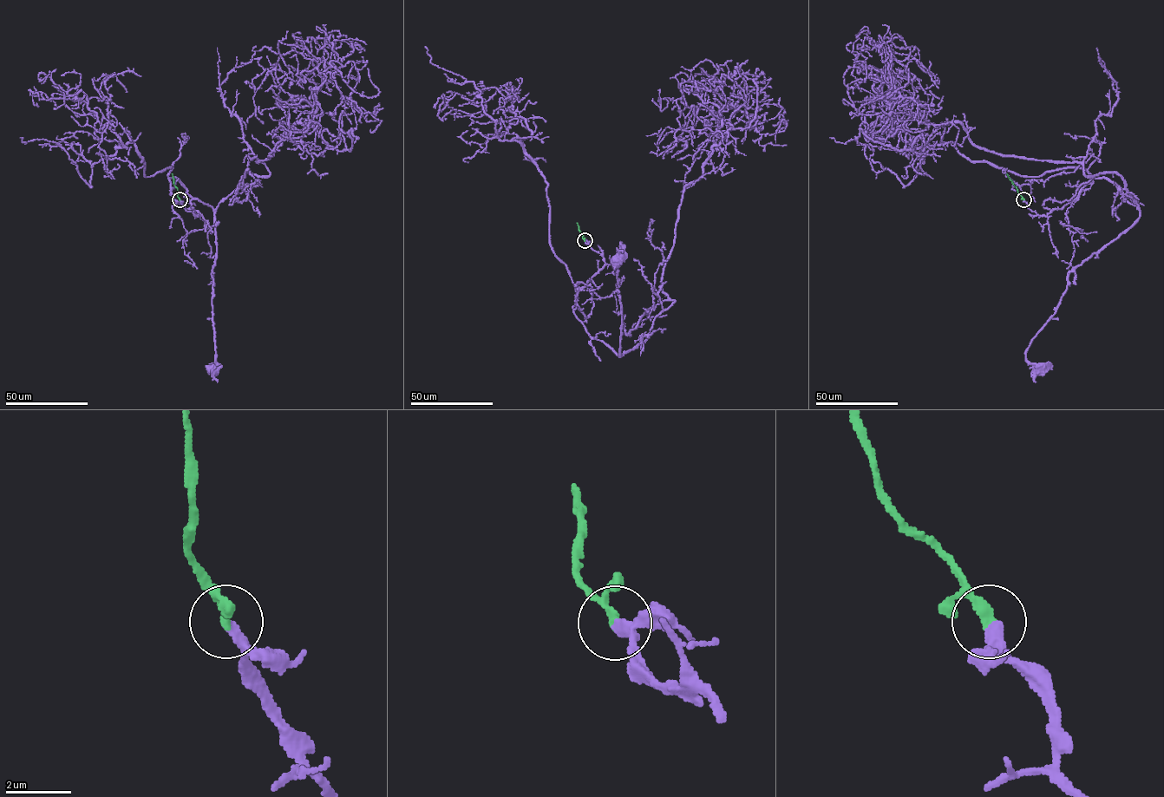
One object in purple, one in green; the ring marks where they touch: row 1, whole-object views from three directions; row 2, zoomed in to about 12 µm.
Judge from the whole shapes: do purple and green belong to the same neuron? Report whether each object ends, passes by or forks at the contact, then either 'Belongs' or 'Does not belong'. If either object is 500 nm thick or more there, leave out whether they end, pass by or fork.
At the ring purple passes by. At the ring green ends. Belongs

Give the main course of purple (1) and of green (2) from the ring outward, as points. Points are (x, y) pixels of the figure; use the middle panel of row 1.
1: (585, 240), (605, 263), (577, 292), (573, 313), (591, 337), (619, 356), (620, 242), (617, 258)
2: (585, 240), (577, 223)

